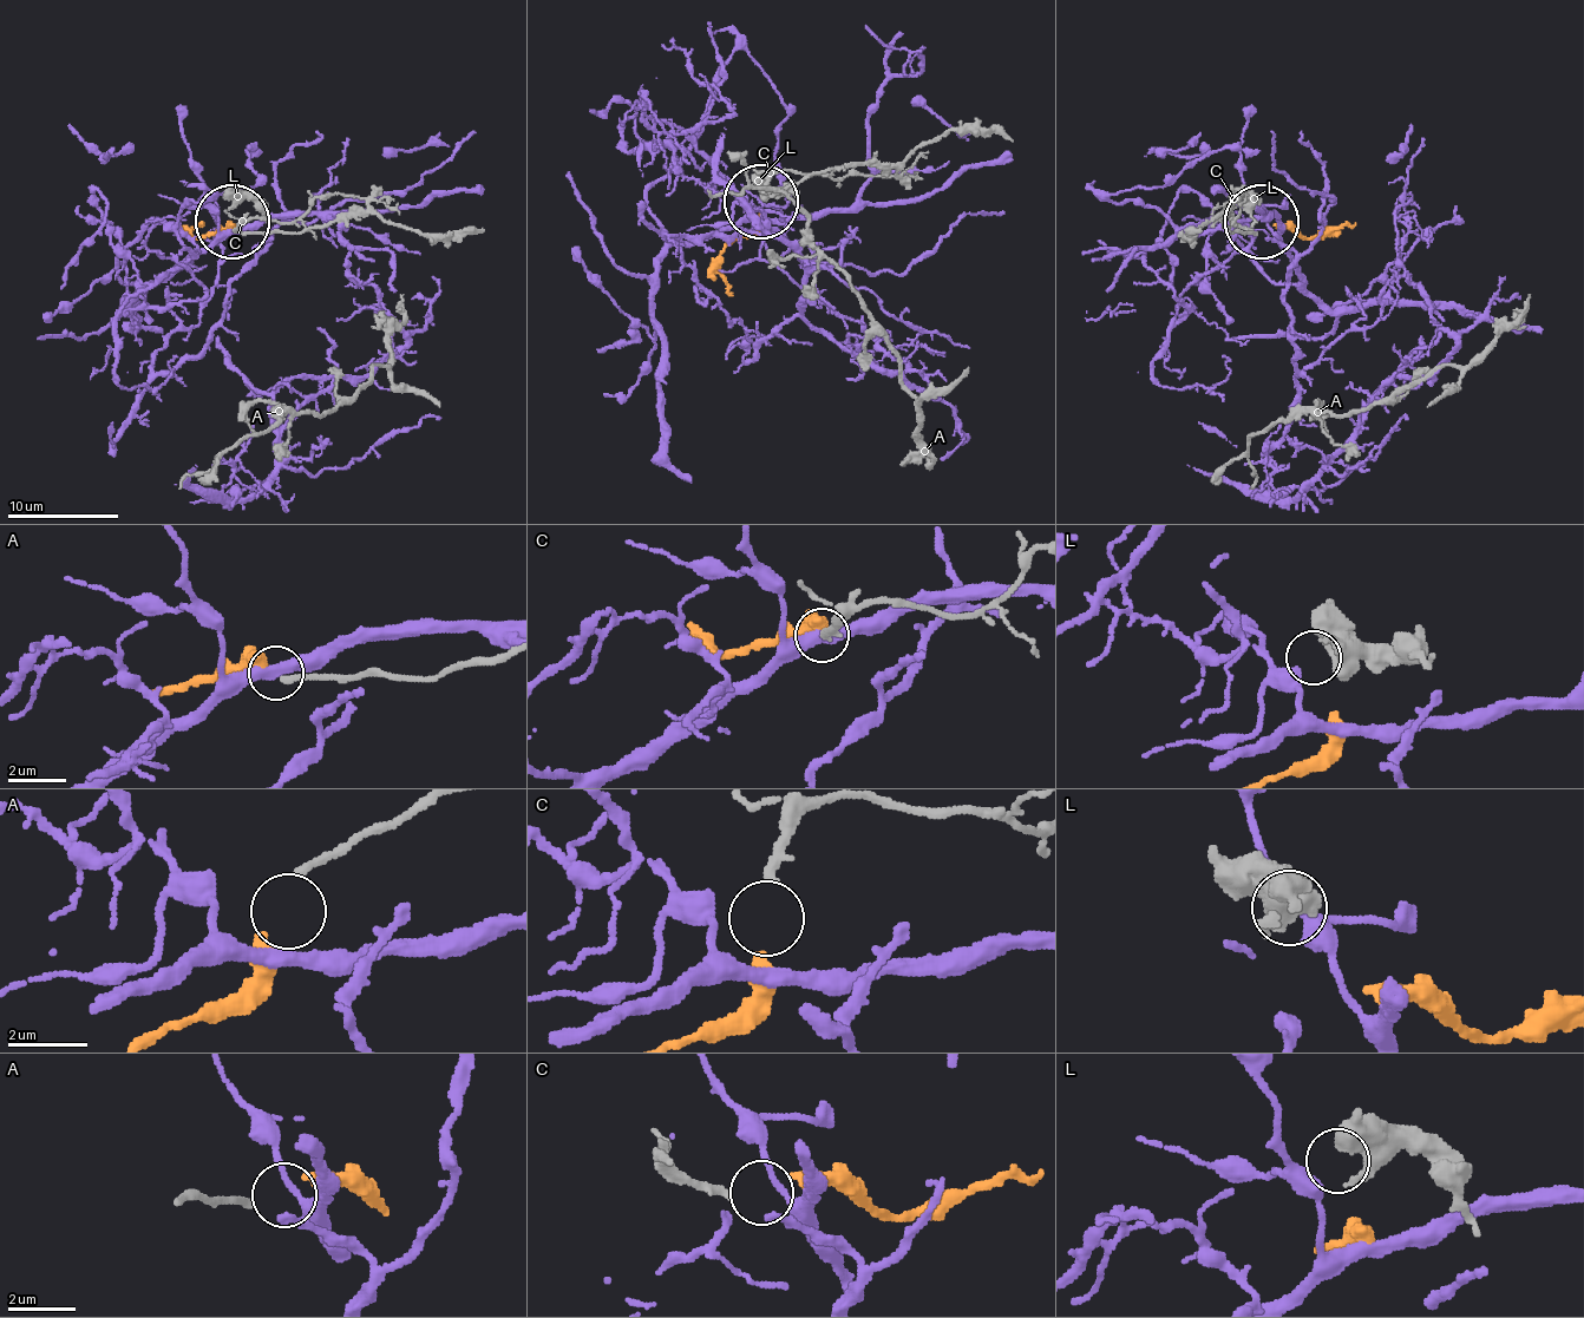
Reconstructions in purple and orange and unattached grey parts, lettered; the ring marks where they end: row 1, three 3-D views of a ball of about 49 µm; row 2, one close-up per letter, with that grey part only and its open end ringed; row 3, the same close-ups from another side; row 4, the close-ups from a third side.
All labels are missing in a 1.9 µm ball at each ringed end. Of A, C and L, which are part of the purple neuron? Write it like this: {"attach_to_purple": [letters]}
{"attach_to_purple": []}

